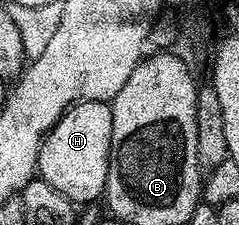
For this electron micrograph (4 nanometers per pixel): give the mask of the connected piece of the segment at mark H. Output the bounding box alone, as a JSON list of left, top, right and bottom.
[38,101,112,203]

